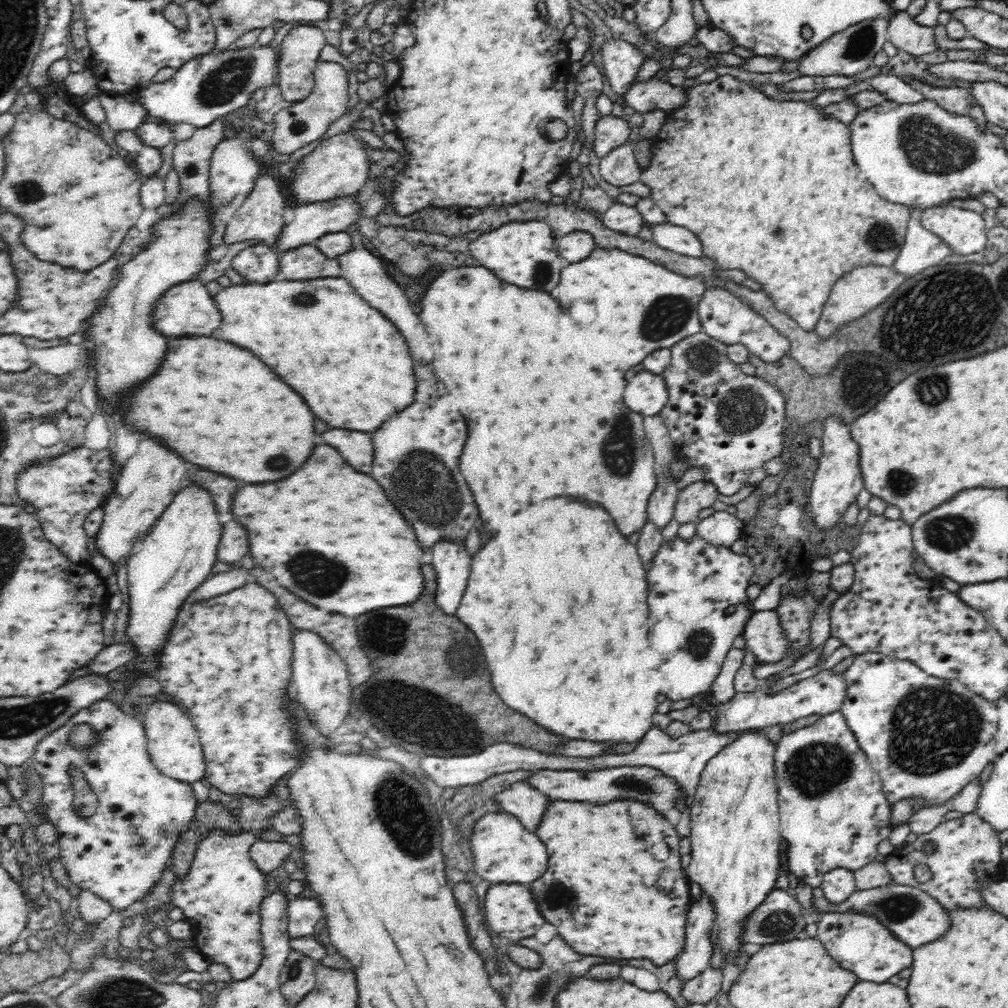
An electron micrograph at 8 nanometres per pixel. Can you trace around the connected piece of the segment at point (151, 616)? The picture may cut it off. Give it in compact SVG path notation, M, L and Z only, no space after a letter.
M189 478L176 493L164 514L154 524L154 528L144 538L137 549L125 559L128 568L128 590L130 600L130 620L127 629L128 638L138 643L142 658L146 660L137 672L152 672L155 667L155 652L165 642L165 634L172 626L185 598L212 573L212 568L218 558L218 548L222 542L224 526L218 516L218 506L214 494L208 487L198 483L196 479Z

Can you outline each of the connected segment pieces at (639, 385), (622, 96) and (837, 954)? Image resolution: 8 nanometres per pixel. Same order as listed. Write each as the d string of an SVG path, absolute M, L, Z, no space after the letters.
M643 369L630 378L628 386L626 386L626 402L632 406L634 411L642 413L644 416L660 415L660 411L668 404L670 393L668 385L666 385L666 377L663 373L654 373L650 369Z
M614 38L608 40L600 52L606 78L611 83L614 94L619 96L618 101L628 118L637 110L626 96L630 95L642 74L646 52L642 46L638 46L638 43Z
M826 914L817 922L817 936L819 941L832 954L836 964L844 970L850 970L860 980L878 982L888 981L889 978L913 961L913 948L898 940L887 928L876 919L863 914Z

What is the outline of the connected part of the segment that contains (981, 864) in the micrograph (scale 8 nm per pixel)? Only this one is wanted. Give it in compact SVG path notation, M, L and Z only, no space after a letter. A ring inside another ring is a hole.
M973 812L948 821L943 819L932 832L918 835L914 842L886 856L885 863L896 880L917 886L933 896L943 908L984 906L979 895L979 882L1004 878L1002 870L1006 864L1002 861L1001 845L998 832L992 829L988 821ZM926 846L932 850L926 850ZM920 866L926 866L932 871L932 878L927 882L920 882L916 878L916 870Z

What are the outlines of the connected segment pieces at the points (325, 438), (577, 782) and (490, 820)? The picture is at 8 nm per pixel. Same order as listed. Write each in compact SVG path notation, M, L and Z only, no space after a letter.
M330 428L322 432L322 444L334 444L350 464L368 472L372 466L374 447L372 434L360 430L346 430L346 428Z
M623 767L595 772L536 768L526 772L524 782L548 800L606 800L606 796L622 796L653 802L656 810L664 814L673 808L680 788L675 780L651 767Z
M486 812L472 824L469 847L474 870L491 883L531 883L546 868L546 846L518 818L504 813Z

